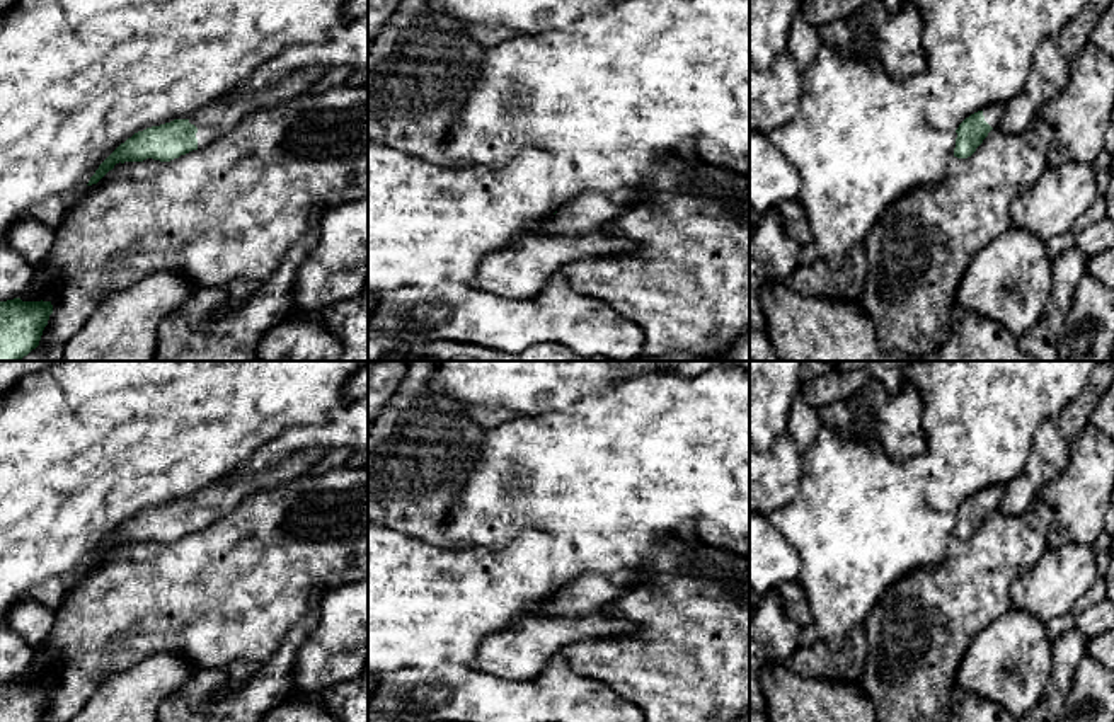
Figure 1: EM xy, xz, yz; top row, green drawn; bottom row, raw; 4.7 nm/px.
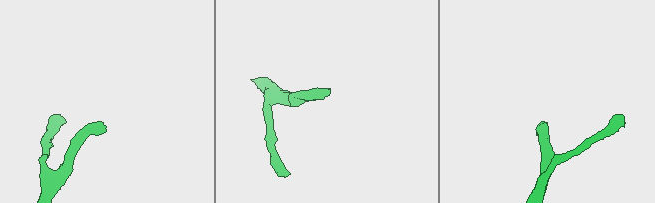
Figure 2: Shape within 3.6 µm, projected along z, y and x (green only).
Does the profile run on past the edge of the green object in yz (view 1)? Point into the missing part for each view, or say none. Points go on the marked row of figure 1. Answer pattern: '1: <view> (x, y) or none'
1: yz (992, 113)

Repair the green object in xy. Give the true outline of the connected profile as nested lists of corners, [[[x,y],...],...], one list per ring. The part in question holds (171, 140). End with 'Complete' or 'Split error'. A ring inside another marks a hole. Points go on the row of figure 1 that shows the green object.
[[[303,68],[293,72],[271,89],[259,92],[244,90],[244,94],[233,100],[210,102],[189,119],[174,119],[138,131],[99,165],[87,186],[97,184],[119,162],[143,162],[146,158],[170,162],[192,150],[203,148],[227,135],[247,112],[269,109],[305,94],[324,73],[322,68]]]. Split error

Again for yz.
[[[990,104],[981,111],[966,117],[956,129],[954,157],[968,158],[983,143],[988,133],[998,126],[998,121],[1005,111],[1003,104]]]. Split error

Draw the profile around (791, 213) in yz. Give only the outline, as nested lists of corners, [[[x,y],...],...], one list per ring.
[[[799,199],[780,201],[775,209],[789,238],[797,242],[801,247],[813,242],[807,218]]]

